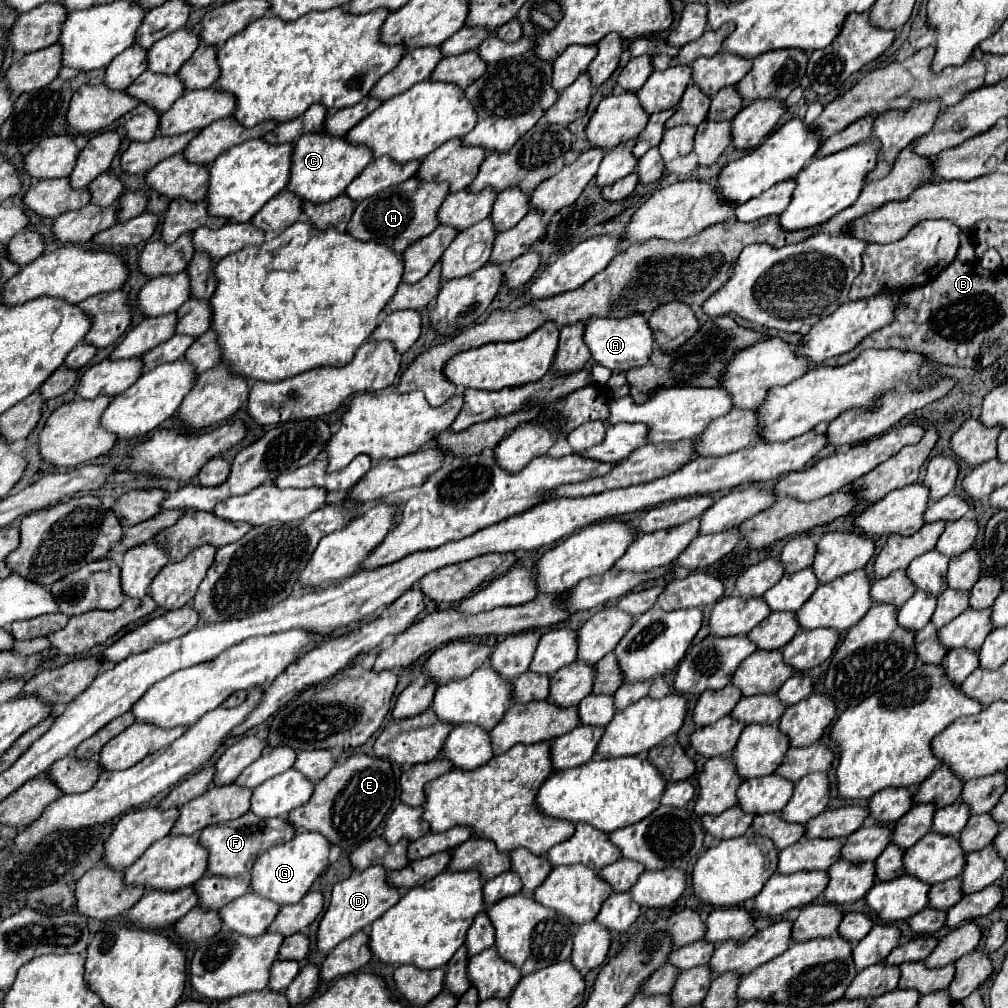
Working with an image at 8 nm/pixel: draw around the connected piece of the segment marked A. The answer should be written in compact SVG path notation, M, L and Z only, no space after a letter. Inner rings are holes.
M633 314L631 318L591 318L585 326L585 342L591 350L591 358L613 372L643 366L653 352L653 334L643 314Z

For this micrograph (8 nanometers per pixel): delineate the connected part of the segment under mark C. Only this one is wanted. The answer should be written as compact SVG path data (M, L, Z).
M323 132L303 134L293 146L291 156L291 176L287 184L287 192L293 192L303 202L325 204L349 186L349 182L361 174L361 170L371 162L371 150L367 146L351 146L343 138L331 138Z

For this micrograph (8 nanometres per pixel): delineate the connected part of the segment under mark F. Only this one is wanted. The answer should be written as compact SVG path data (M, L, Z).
M247 812L237 820L207 826L199 834L199 844L207 850L207 860L209 860L207 872L211 872L215 876L233 878L233 876L247 874L259 854L263 854L271 846L277 846L277 844L291 840L293 836L295 836L295 830L287 824L287 820L283 820L283 818L259 818L251 812Z

